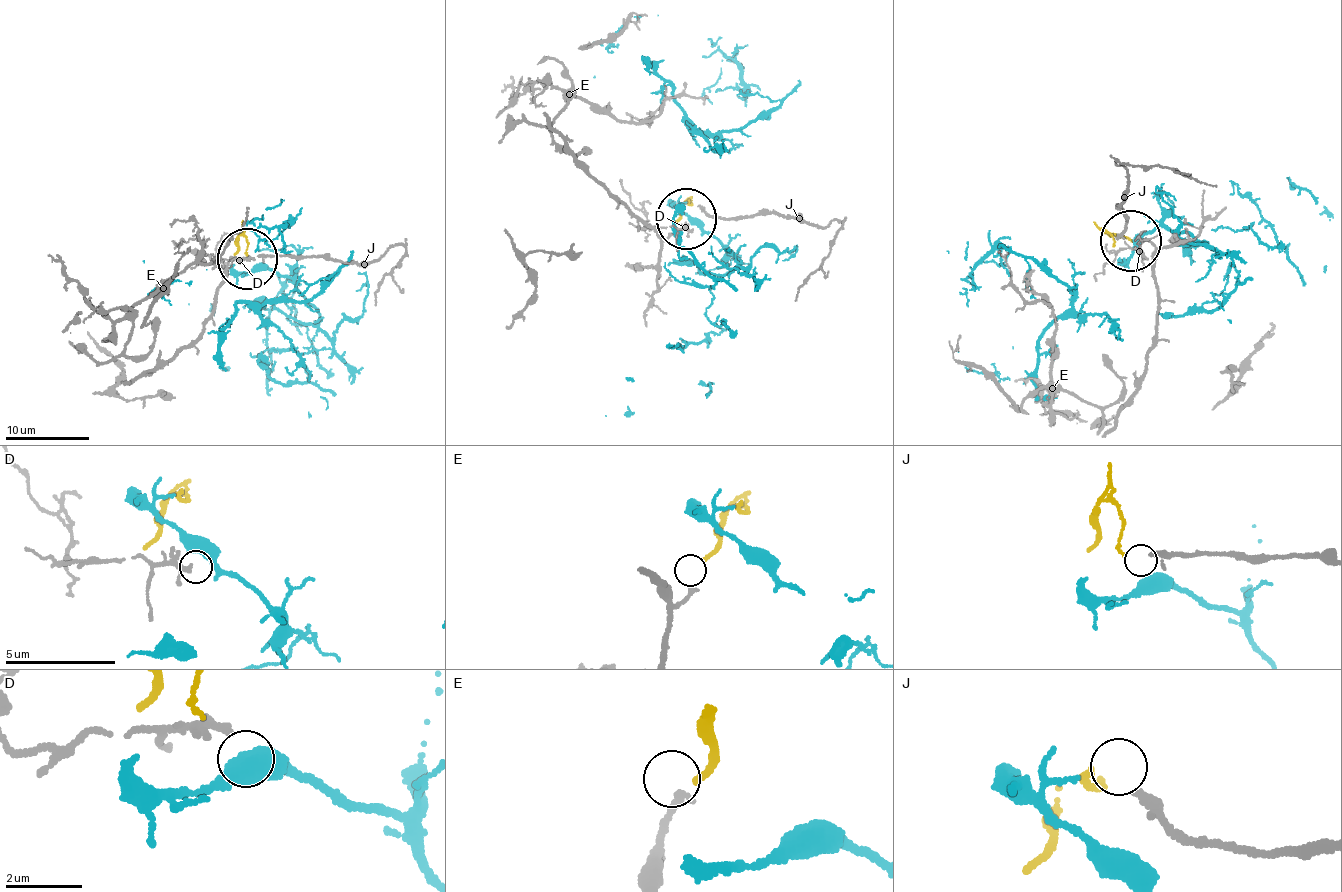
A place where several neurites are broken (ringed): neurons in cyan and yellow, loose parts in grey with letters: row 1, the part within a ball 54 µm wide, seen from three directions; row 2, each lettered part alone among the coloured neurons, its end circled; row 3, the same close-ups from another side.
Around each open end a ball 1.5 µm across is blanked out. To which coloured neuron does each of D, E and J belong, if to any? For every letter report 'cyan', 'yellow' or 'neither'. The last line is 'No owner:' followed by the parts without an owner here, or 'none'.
D: cyan
E: yellow
J: neither
No owner: J

